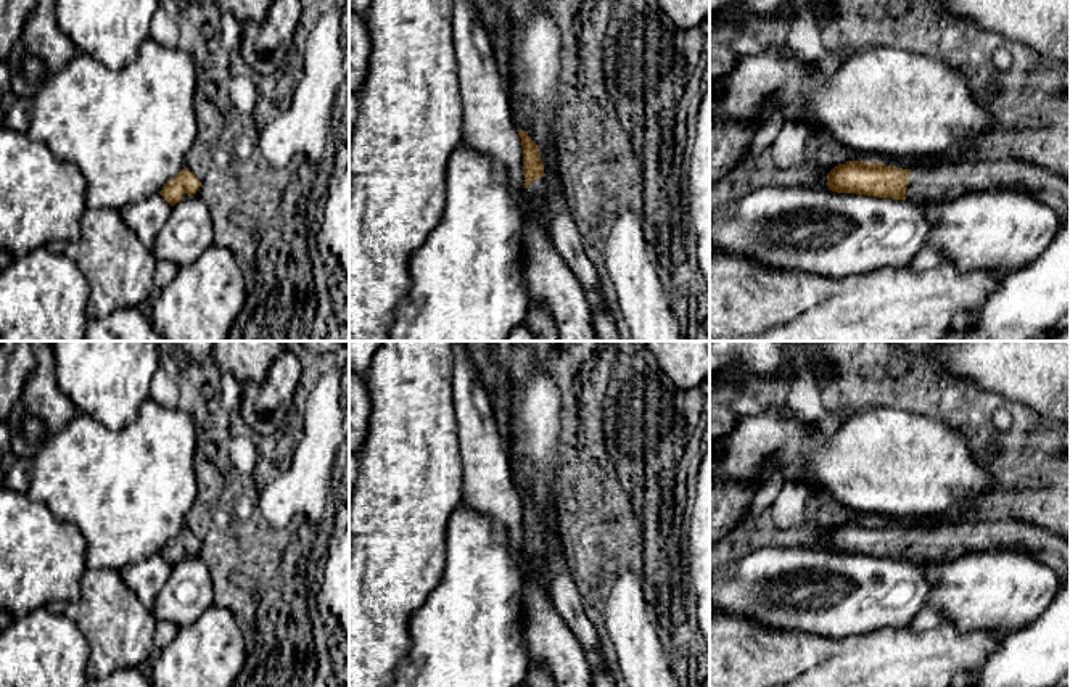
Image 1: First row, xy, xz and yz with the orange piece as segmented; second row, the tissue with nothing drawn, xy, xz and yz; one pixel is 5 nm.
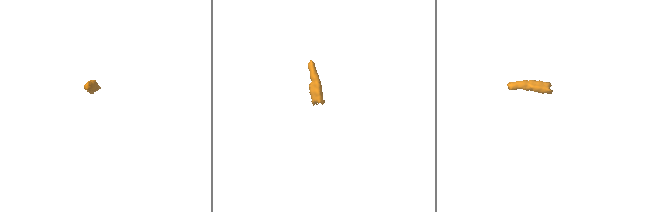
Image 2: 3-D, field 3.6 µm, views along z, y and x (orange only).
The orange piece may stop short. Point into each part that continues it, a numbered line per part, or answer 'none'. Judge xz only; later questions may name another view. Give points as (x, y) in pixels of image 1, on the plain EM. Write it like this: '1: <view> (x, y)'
1: xz (538, 552)

